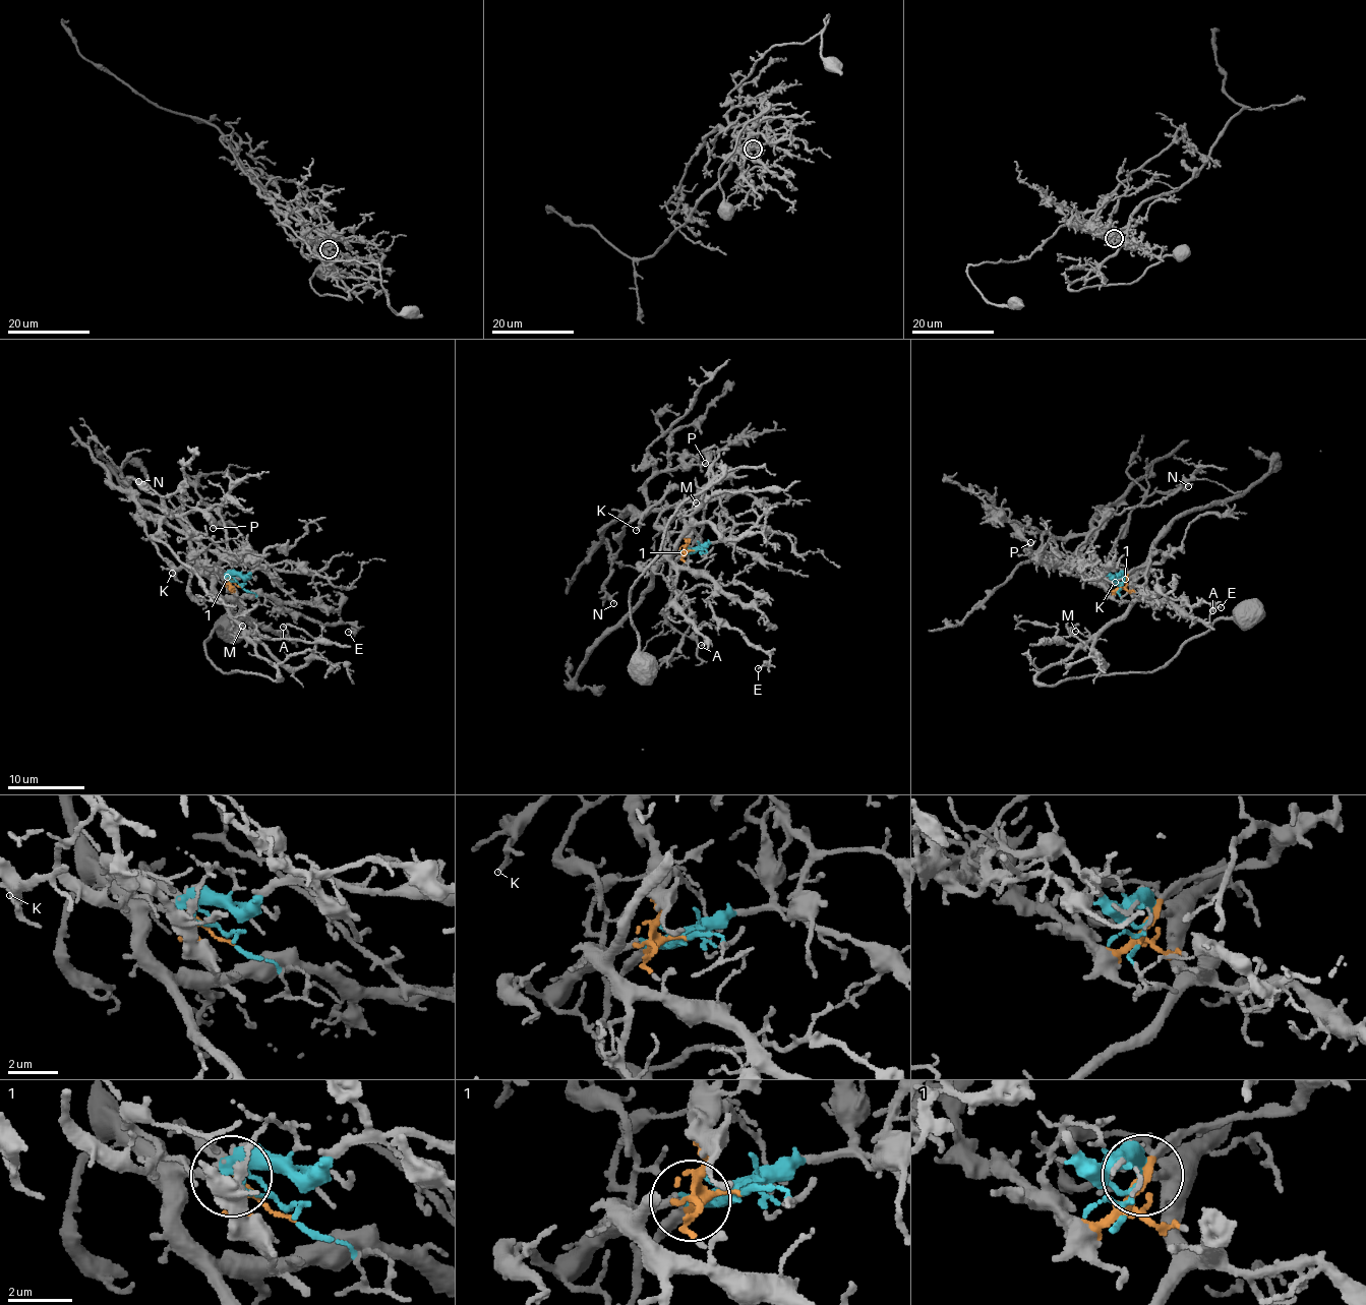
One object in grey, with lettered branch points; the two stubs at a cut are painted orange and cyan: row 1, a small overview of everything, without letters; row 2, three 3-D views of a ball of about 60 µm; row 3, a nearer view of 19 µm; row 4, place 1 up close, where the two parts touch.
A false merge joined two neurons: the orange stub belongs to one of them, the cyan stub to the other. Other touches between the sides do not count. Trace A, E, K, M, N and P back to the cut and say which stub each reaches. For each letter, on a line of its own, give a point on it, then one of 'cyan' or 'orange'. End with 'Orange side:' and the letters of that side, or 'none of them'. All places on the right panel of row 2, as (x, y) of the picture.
A: (1212, 610) | cyan
E: (1221, 607) | cyan
K: (1115, 582) | orange
M: (1075, 631) | cyan
N: (1188, 486) | orange
P: (1030, 542) | orange
Orange side: K, N, P

